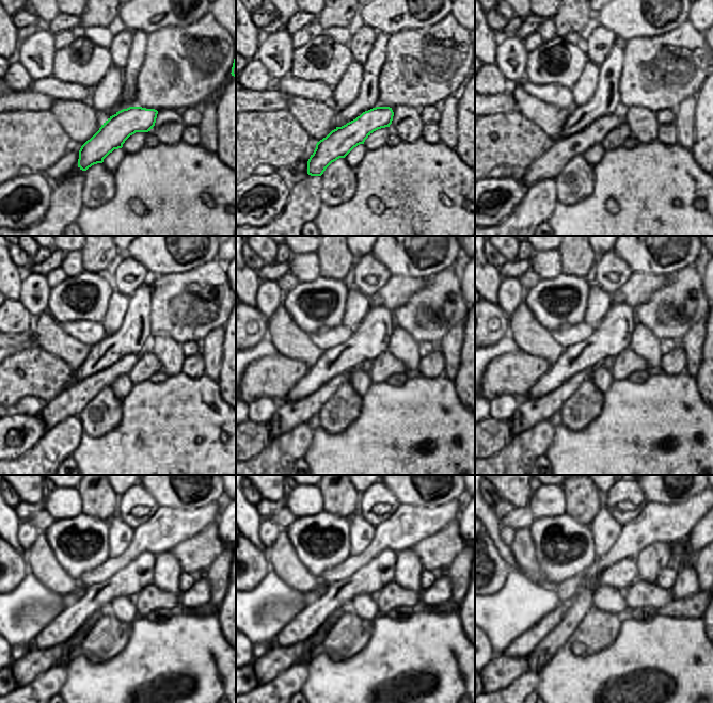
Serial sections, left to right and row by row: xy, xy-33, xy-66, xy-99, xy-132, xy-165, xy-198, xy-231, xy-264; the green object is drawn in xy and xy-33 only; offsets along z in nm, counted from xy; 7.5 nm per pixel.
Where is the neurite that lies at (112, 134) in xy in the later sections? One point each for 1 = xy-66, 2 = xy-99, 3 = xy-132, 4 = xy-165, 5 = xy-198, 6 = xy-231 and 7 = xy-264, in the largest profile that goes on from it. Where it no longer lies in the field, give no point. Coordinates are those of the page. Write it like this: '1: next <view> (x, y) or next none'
1: next xy-66 (552, 162)
2: next xy-99 (72, 402)
3: next xy-132 (290, 414)
4: next xy-165 (532, 412)
5: next xy-198 (28, 669)
6: next xy-231 (267, 668)
7: next xy-264 (504, 670)

